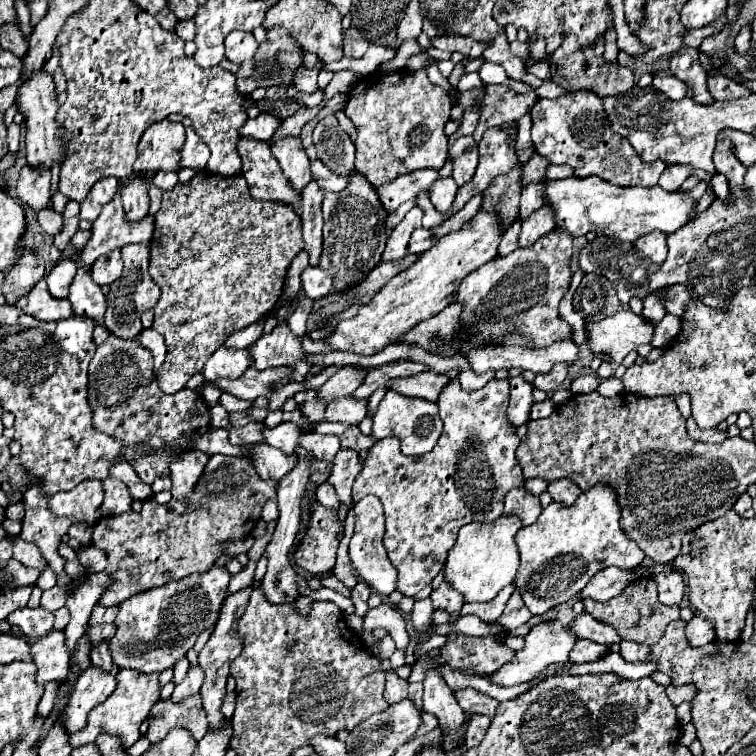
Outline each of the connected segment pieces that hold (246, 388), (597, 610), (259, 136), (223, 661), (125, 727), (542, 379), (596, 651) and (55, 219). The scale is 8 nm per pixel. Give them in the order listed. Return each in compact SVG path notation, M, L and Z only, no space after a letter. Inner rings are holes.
M280 366L280 368L266 368L266 370L246 370L238 380L220 380L216 386L220 386L224 392L242 398L242 400L256 400L260 396L272 396L282 386L286 386L292 380L292 368Z
M644 576L644 578L630 582L622 590L622 594L618 594L616 598L608 600L608 602L596 602L596 600L586 598L582 604L590 616L594 616L596 620L600 620L604 624L610 624L620 634L622 640L630 640L630 642L644 644L644 646L656 644L662 638L666 626L680 618L680 606L664 606L658 600L656 582L652 576Z
M260 112L254 120L248 118L244 122L244 126L240 128L240 136L254 136L256 140L270 140L270 136L274 134L274 130L280 126L280 120Z
M246 586L230 596L226 596L224 600L224 606L220 610L220 618L214 626L214 632L210 636L210 640L206 642L206 646L202 648L202 652L198 654L198 662L202 666L202 670L206 672L206 678L204 678L204 684L202 684L202 704L204 704L204 710L206 710L206 718L208 718L208 726L210 730L220 730L226 726L226 718L224 714L220 712L222 708L222 700L226 696L226 680L230 676L230 662L240 654L242 646L240 646L240 636L236 634L236 622L240 620L240 614L244 614L246 606L248 606L248 598L252 594L252 586Z
M120 670L116 690L106 698L106 702L102 702L96 708L90 710L88 722L82 730L68 734L68 744L78 748L78 746L84 746L84 744L92 744L98 734L112 734L112 736L120 738L124 750L128 750L140 738L140 724L148 718L148 712L158 702L158 696L160 696L158 674L142 674L142 672L136 672L136 670Z
M556 366L556 370L552 370L552 374L536 376L536 380L532 382L532 386L538 388L538 390L542 390L542 392L554 392L564 382L566 372L568 372L568 366Z
M578 640L574 644L574 648L570 650L570 660L574 664L584 664L584 662L592 662L592 660L598 660L602 652L606 652L608 648L602 646L602 644L596 644L592 640Z
M45 208L38 212L37 220L45 233L55 236L62 229L61 214L51 208Z

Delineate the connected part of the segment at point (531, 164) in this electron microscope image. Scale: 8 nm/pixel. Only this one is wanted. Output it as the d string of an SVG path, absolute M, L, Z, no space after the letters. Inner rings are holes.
M538 152L532 154L532 158L520 166L520 184L532 184L532 182L544 182L546 180L546 170L548 170L550 162L546 156L540 156Z

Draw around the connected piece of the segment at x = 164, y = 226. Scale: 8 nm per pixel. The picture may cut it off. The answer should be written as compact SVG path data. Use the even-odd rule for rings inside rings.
M198 172L190 182L178 184L162 194L162 206L156 212L154 236L150 240L150 276L162 292L152 310L152 328L166 338L168 348L166 360L156 376L162 392L174 394L182 390L190 376L202 372L212 350L228 334L258 322L276 308L284 292L288 266L300 250L304 250L302 220L294 206L252 198L242 174L218 178L216 174Z

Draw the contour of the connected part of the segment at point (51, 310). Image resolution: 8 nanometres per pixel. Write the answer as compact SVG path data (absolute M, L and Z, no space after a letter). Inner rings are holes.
M44 278L34 286L34 290L30 294L20 298L16 302L16 306L22 308L26 314L30 314L38 320L44 320L44 322L62 320L62 318L72 316L72 306L70 306L68 298L50 296Z

